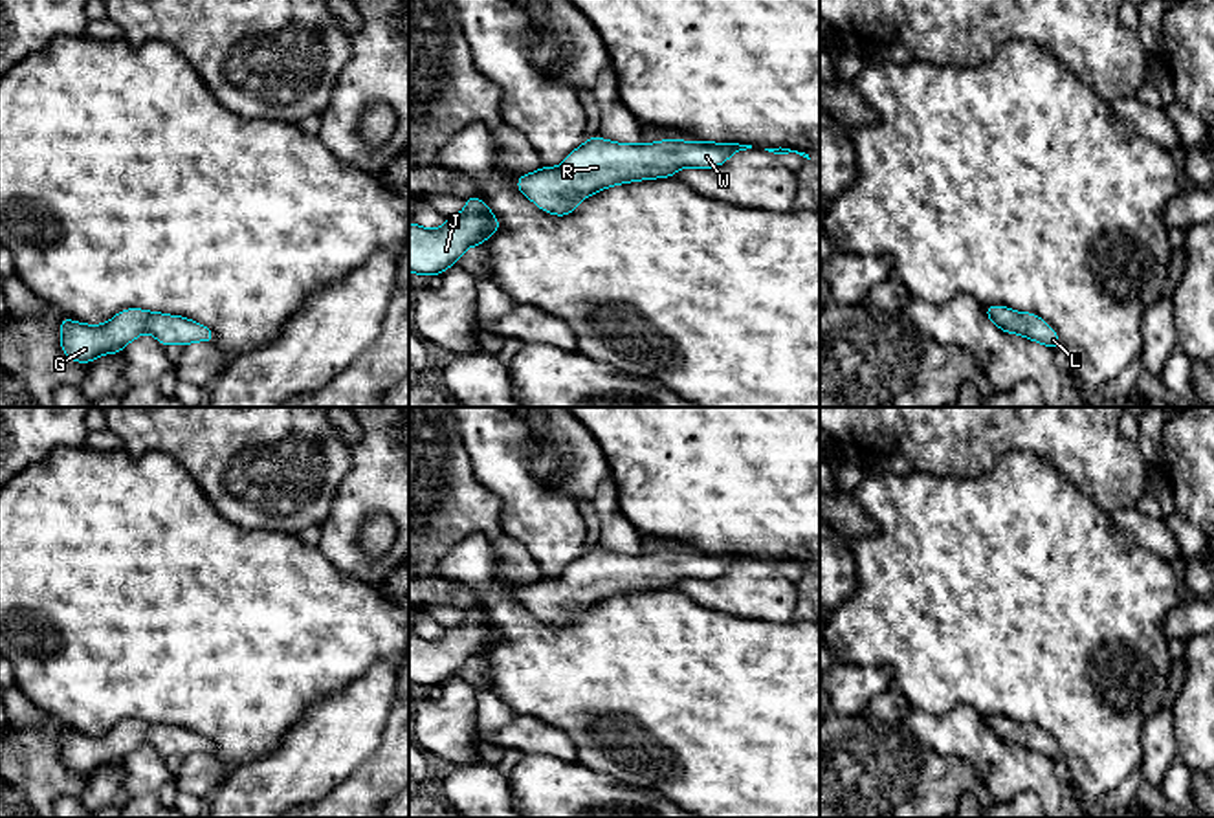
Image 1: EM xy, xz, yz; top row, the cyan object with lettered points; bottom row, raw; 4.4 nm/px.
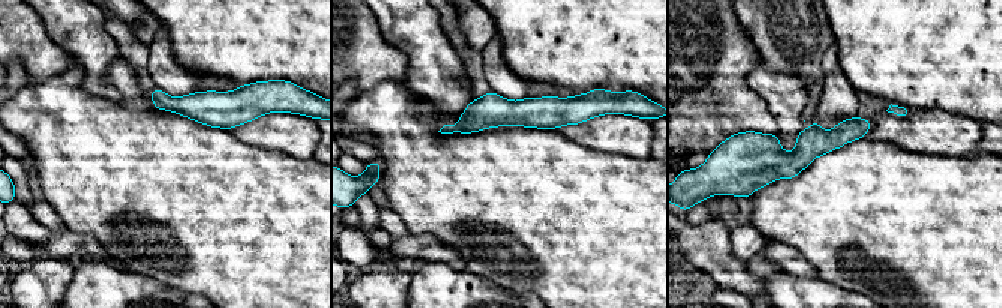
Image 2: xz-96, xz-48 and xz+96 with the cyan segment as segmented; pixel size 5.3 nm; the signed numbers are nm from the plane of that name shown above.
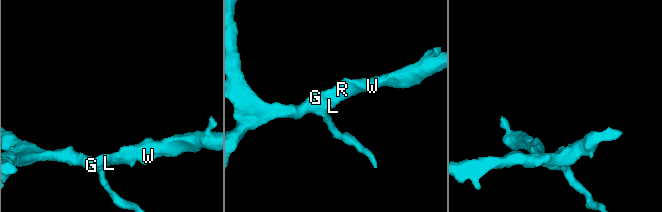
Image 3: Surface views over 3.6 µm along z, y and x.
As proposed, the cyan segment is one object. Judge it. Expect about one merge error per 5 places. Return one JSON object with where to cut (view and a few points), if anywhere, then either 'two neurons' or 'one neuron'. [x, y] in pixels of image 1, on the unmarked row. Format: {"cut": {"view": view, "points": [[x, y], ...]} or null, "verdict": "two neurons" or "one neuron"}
{"cut": null, "verdict": "one neuron"}

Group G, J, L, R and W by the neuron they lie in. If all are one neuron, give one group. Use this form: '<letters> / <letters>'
G J L R W

